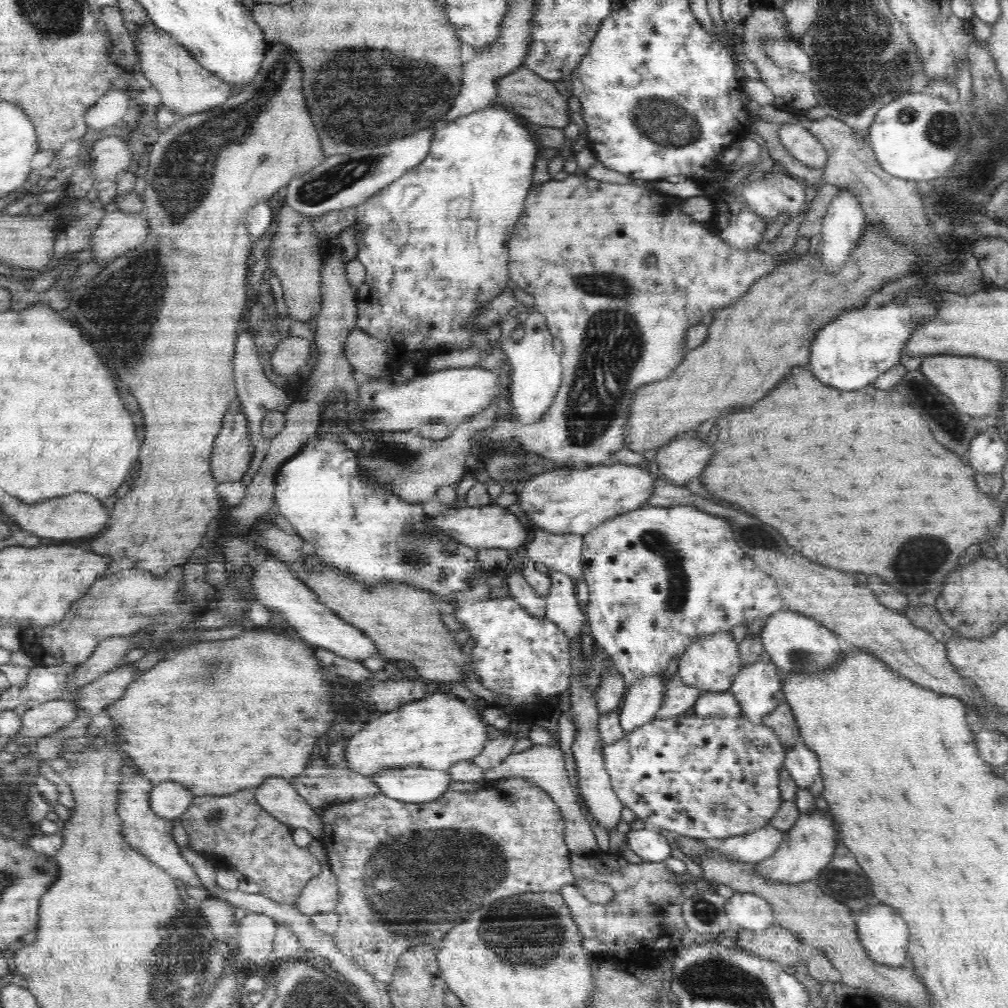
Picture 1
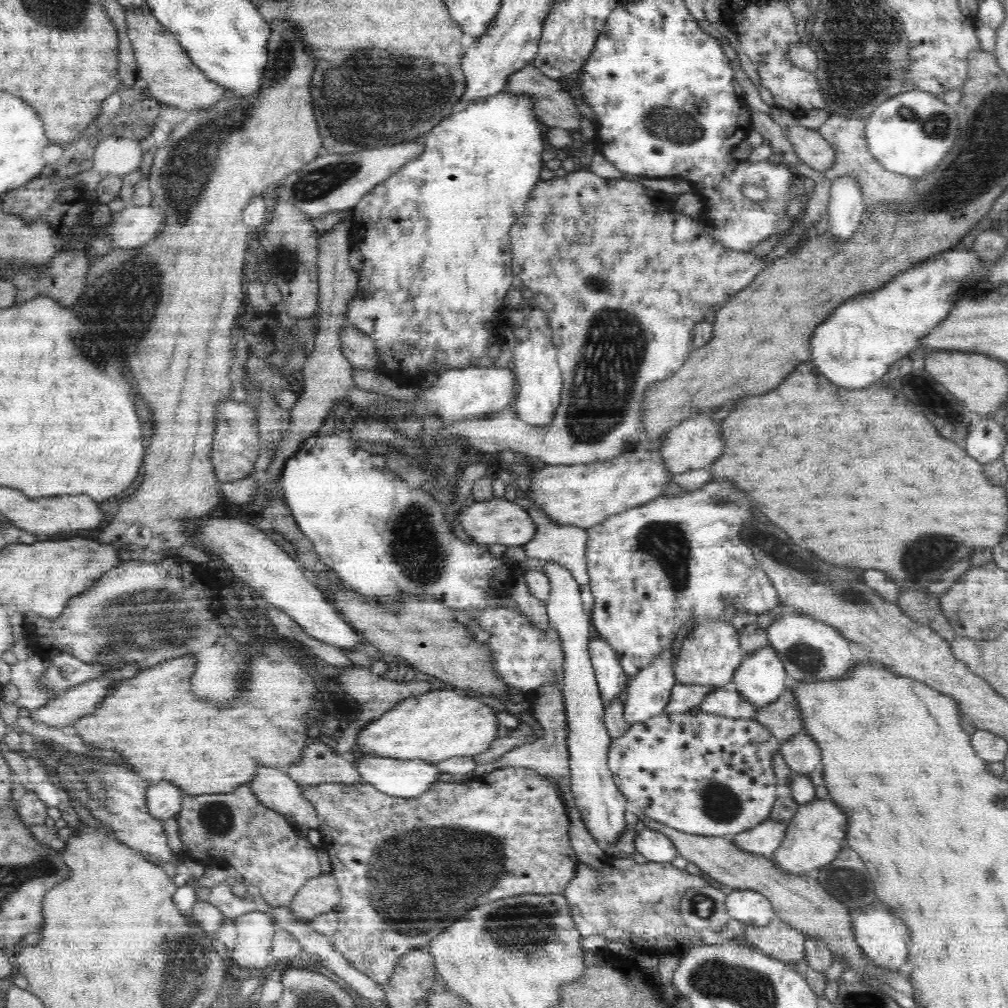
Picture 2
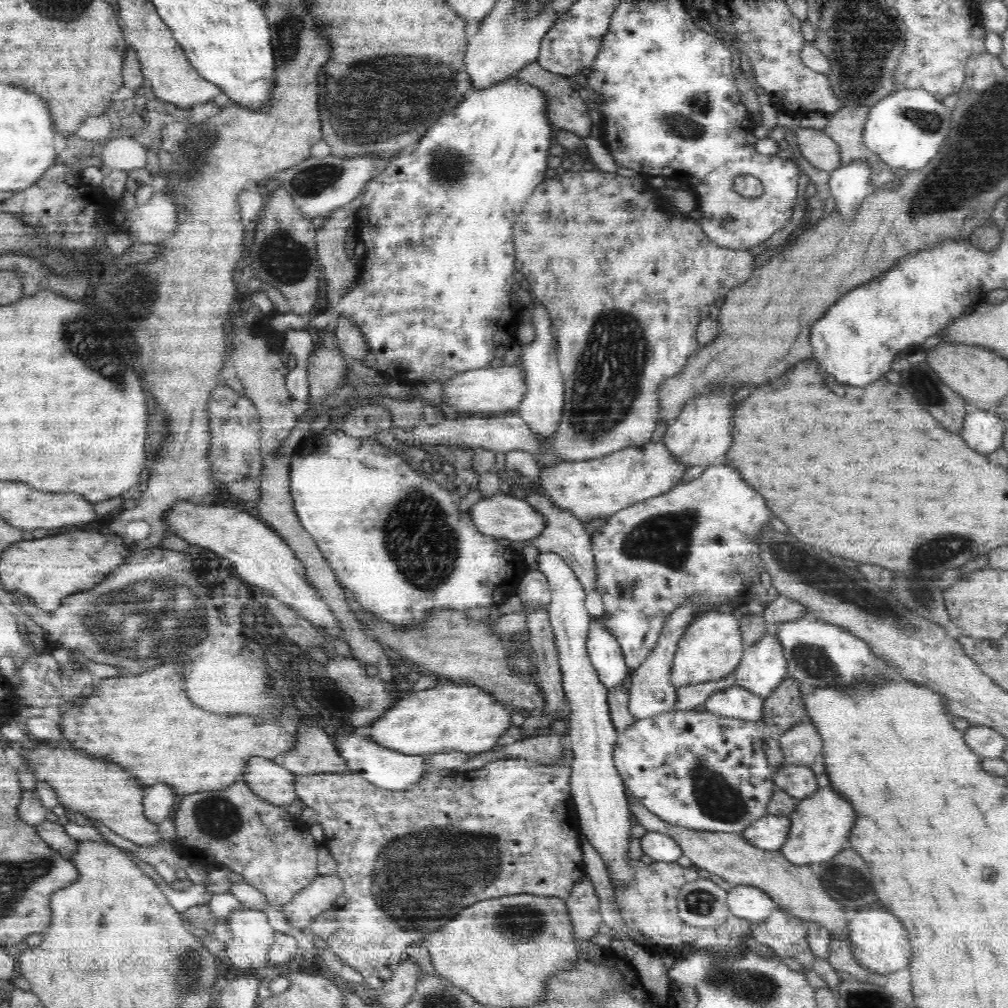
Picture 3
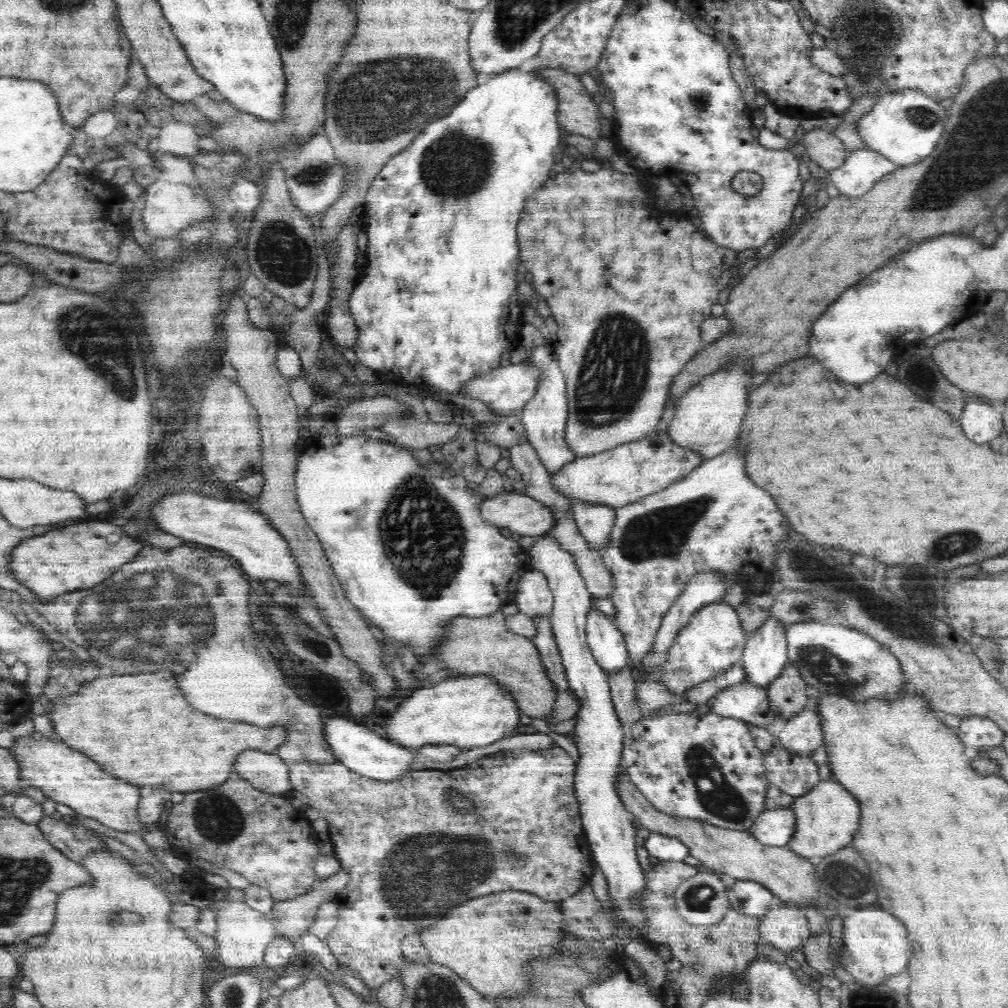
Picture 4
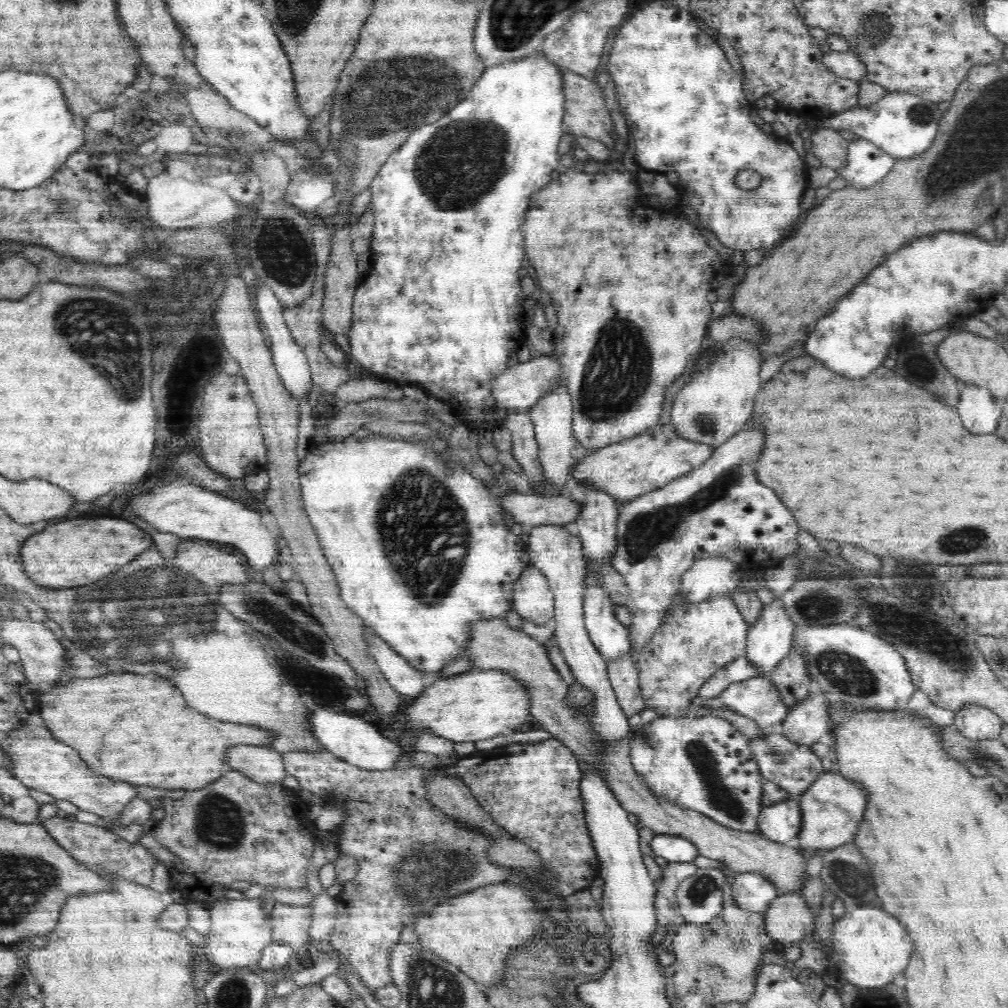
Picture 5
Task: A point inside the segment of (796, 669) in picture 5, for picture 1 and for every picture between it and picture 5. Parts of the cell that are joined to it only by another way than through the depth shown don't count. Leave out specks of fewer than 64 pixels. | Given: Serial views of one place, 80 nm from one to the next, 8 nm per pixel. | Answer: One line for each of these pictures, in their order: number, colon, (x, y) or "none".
1: (781, 720)
2: (783, 718)
3: (785, 707)
4: (787, 695)

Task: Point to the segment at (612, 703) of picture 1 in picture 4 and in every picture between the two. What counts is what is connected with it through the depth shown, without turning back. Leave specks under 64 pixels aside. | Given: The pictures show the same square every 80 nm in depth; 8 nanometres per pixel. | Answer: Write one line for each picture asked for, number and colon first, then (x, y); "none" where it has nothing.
2: (611, 679)
3: (605, 654)
4: (606, 643)

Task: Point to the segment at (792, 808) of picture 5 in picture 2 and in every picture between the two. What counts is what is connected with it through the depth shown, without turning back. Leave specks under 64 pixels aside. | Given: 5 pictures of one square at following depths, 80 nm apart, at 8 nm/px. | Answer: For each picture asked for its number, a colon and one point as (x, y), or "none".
2: (764, 839)
3: (769, 832)
4: (775, 827)

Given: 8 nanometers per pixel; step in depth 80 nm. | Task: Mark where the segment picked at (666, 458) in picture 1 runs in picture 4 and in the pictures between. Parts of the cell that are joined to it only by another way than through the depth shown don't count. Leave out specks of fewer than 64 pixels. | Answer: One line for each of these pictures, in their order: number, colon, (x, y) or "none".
2: (693, 444)
3: (700, 436)
4: (707, 418)

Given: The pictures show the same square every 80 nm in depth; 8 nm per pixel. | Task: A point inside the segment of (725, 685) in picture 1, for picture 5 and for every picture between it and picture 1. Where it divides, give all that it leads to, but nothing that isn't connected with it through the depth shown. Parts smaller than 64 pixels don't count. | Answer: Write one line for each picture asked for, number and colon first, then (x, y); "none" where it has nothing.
2: (710, 654)
3: (712, 647)
4: (713, 641)
5: (693, 642)

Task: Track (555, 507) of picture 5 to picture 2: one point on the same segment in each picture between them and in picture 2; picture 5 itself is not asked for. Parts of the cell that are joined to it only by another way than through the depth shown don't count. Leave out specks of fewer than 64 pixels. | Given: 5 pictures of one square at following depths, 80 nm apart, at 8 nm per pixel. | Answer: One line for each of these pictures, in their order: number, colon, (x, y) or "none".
2: (498, 521)
3: (502, 516)
4: (518, 513)

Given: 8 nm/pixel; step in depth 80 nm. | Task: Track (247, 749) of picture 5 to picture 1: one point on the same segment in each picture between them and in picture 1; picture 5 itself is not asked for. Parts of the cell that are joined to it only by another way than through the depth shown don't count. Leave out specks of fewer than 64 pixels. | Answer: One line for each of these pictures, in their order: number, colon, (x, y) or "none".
1: (276, 796)
2: (274, 789)
3: (269, 780)
4: (268, 773)

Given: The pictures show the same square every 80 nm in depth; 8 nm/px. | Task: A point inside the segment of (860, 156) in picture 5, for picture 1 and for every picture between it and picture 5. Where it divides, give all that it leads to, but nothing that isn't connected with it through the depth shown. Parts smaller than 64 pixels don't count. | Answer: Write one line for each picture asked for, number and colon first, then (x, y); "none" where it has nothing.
1: (844, 221)
2: (845, 206)
3: (849, 184)
4: (863, 169)

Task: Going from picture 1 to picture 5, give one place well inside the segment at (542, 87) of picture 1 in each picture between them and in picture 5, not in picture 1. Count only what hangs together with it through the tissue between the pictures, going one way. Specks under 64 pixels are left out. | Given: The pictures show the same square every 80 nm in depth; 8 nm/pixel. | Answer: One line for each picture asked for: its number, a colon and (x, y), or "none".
2: (553, 106)
3: (567, 111)
4: (577, 113)
5: (586, 114)

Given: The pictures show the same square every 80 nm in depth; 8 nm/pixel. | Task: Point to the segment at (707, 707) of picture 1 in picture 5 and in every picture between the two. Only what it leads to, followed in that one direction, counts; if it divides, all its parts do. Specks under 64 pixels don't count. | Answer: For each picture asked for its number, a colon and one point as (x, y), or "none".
2: (723, 701)
3: (736, 702)
4: (744, 701)
5: (757, 698)

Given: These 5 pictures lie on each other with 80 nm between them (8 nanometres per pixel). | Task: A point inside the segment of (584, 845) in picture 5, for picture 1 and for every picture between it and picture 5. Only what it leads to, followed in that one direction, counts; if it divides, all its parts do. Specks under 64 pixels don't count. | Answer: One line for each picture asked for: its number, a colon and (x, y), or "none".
1: (396, 862)
2: (460, 845)
3: (511, 827)
4: (410, 855)

